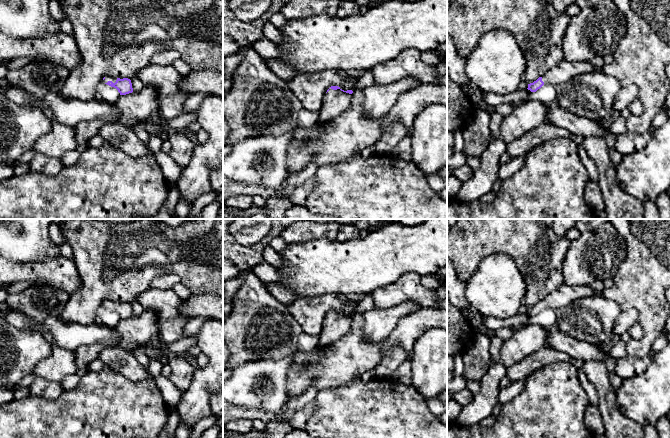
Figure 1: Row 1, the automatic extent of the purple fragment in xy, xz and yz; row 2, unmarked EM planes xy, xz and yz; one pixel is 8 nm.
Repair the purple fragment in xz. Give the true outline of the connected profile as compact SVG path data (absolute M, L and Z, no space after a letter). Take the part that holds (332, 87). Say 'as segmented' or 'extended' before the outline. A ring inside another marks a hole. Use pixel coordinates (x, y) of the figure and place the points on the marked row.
extended | M331 86L324 95L318 122L326 126L331 120L340 116L348 109L352 93L352 90L344 91L338 86Z

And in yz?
extended | M563 61L558 66L549 70L545 75L539 77L533 83L528 84L528 90L531 92L536 92L544 84L554 84L558 85L568 81L576 75L590 73L597 71L596 68L588 62L568 62Z

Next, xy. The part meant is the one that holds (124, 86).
extended | M106 76L103 78L103 83L116 88L120 95L126 95L133 92L131 80L128 78L120 79Z

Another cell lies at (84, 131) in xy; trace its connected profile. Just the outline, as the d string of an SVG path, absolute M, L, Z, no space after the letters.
M90 120L78 123L74 127L77 145L88 146L90 139L98 134L104 124L106 123L103 120Z

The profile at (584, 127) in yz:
M556 100L545 104L547 115L545 122L562 129L571 135L580 137L605 137L609 129L604 128L599 121L577 116L563 109Z

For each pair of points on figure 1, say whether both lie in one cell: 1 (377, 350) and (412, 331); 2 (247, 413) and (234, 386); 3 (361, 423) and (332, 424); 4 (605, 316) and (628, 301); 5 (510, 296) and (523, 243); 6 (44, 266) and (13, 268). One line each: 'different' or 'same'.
1: same
2: different
3: same
4: different
5: different
6: same

